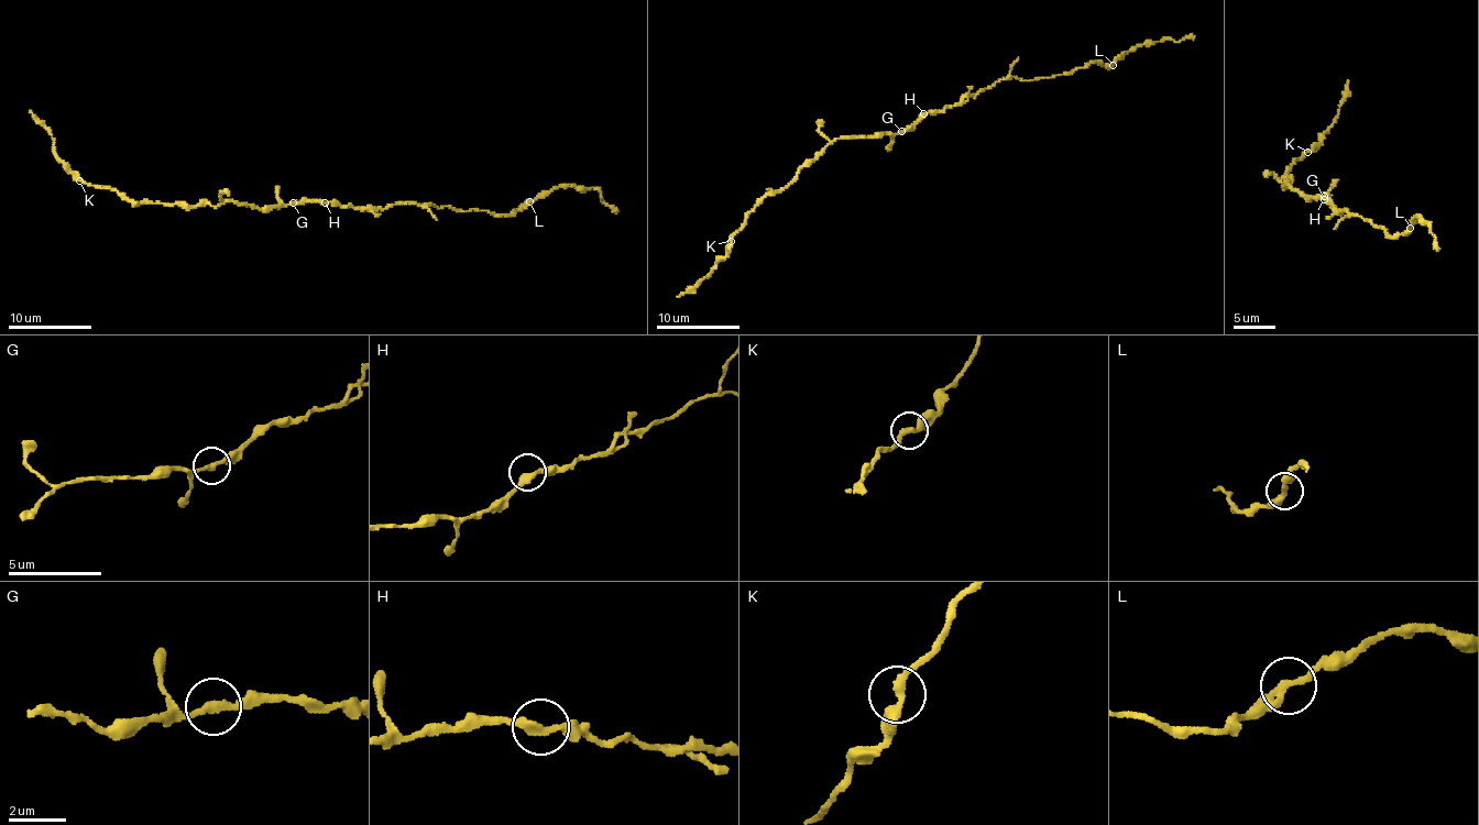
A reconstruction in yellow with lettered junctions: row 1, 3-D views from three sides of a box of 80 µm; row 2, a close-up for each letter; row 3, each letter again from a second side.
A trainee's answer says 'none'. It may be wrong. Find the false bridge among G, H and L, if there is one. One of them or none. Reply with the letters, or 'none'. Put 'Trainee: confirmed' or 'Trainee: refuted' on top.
Trainee: confirmed
none

